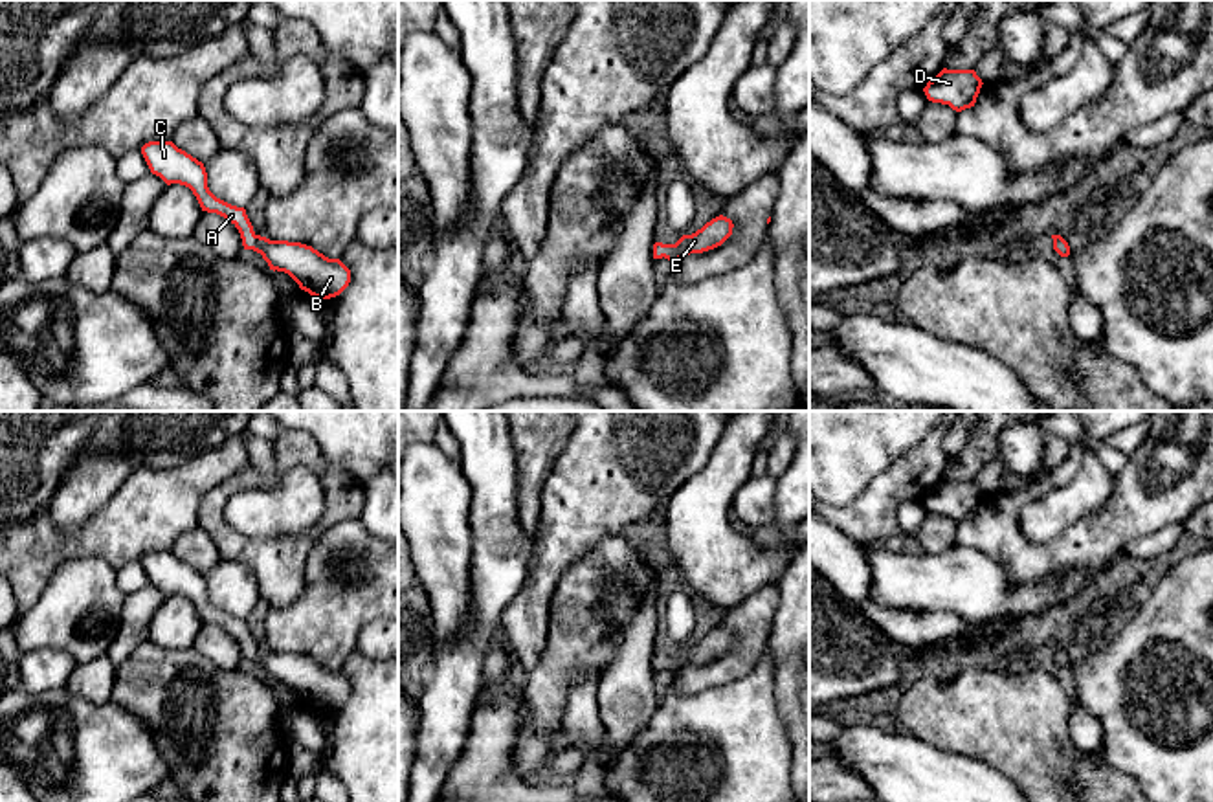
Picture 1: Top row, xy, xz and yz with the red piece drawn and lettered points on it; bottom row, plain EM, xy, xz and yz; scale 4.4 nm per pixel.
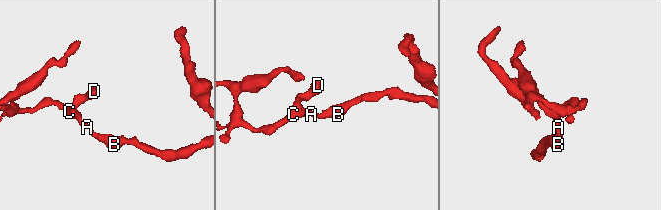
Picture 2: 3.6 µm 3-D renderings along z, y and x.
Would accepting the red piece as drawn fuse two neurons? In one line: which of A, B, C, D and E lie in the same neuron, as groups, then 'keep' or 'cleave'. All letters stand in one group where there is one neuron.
A B C D E | keep

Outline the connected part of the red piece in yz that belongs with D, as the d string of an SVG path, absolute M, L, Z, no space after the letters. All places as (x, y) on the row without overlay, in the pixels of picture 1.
M943 479L927 494L923 503L929 512L949 516L952 521L962 523L974 518L982 496L984 494L974 481Z

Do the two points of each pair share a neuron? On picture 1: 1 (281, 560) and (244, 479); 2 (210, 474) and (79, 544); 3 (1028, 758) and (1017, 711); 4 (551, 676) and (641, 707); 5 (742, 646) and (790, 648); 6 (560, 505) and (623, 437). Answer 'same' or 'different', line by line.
1: same
2: same
3: same
4: different
5: different
6: same

